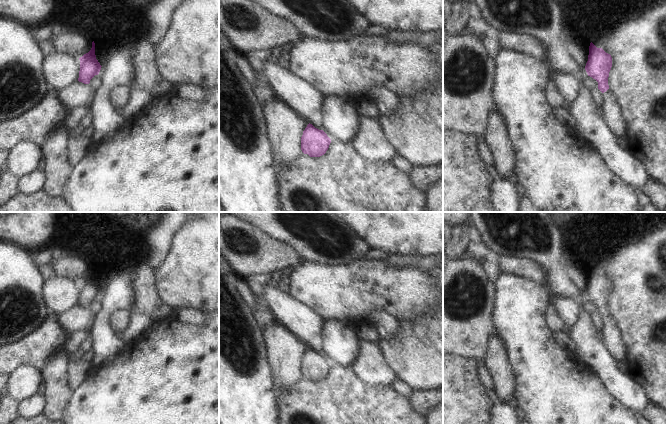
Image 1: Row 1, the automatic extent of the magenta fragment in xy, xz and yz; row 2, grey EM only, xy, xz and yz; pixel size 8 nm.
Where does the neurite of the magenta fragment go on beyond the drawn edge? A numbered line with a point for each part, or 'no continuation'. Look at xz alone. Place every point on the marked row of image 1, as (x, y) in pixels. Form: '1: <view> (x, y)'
no continuation

